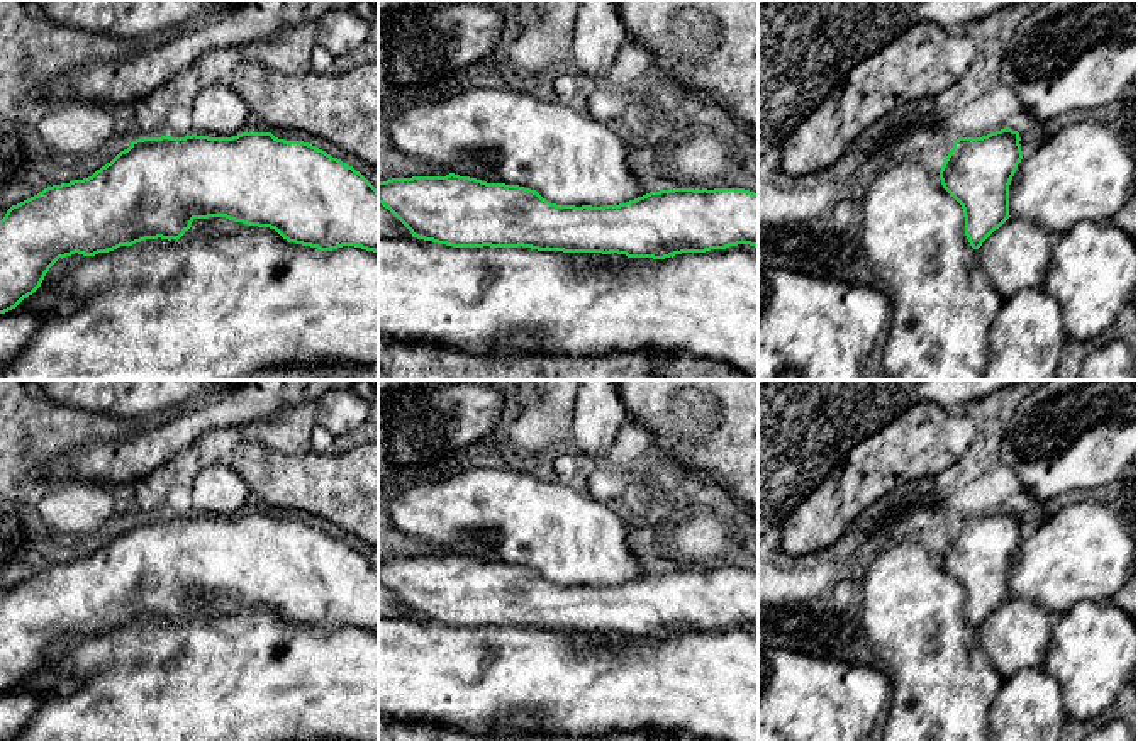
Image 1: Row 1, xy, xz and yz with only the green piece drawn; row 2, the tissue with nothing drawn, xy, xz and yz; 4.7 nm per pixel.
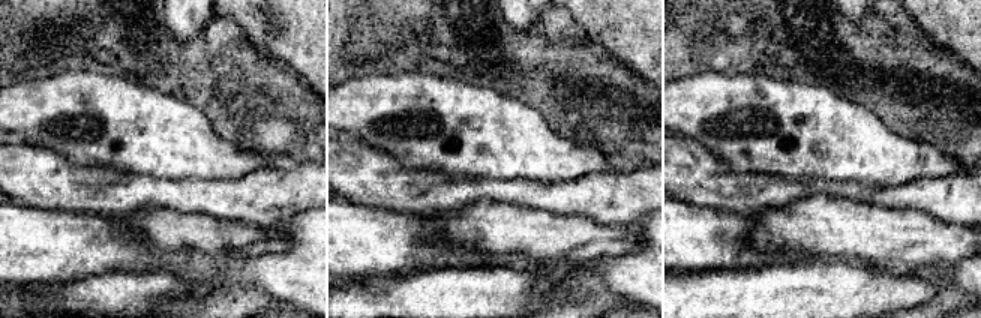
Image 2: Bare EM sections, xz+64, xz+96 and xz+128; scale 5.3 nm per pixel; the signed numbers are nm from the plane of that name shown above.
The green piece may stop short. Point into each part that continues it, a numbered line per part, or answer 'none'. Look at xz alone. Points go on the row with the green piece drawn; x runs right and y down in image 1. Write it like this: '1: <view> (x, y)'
none

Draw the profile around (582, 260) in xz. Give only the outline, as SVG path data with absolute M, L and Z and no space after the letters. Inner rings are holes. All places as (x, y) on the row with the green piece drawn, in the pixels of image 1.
M572 253L572 254L575 256L575 265L578 268L585 268L590 263L600 263L604 266L617 266L619 263L628 259L626 254L617 254L617 253L611 253L611 254L602 254L602 253Z

